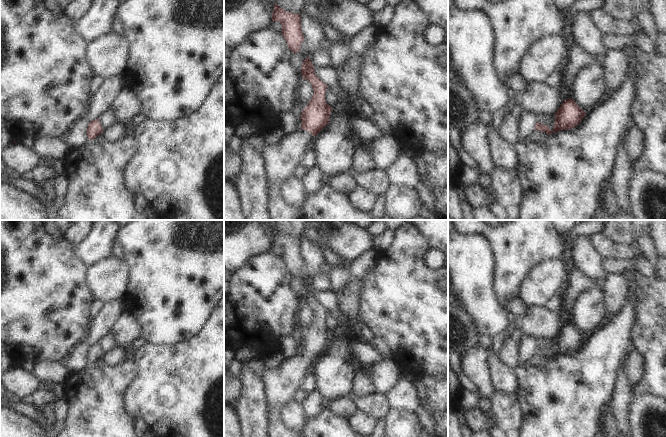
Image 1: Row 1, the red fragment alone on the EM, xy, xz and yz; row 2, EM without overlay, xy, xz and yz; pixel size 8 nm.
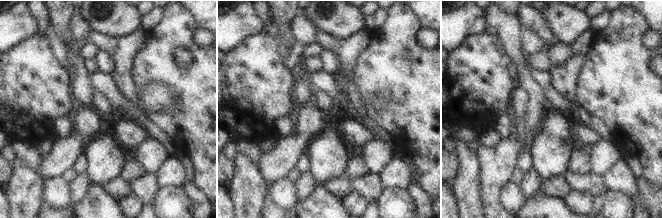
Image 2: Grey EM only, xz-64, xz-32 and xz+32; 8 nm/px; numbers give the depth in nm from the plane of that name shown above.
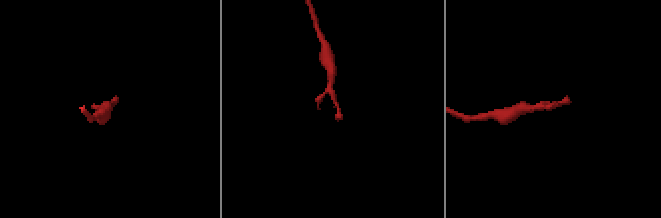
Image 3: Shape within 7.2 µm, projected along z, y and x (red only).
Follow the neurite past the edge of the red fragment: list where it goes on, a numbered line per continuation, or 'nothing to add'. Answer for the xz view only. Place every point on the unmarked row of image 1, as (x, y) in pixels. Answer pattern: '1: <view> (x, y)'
1: xz (280, 383)

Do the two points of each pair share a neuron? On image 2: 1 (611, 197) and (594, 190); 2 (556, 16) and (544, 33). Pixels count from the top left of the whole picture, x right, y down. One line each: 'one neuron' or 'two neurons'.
1: two neurons
2: two neurons

